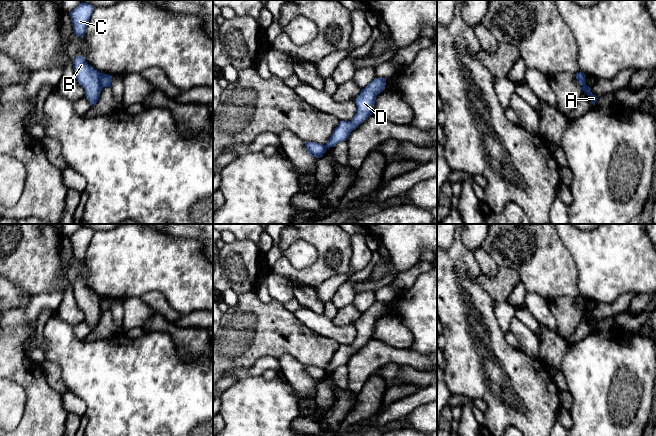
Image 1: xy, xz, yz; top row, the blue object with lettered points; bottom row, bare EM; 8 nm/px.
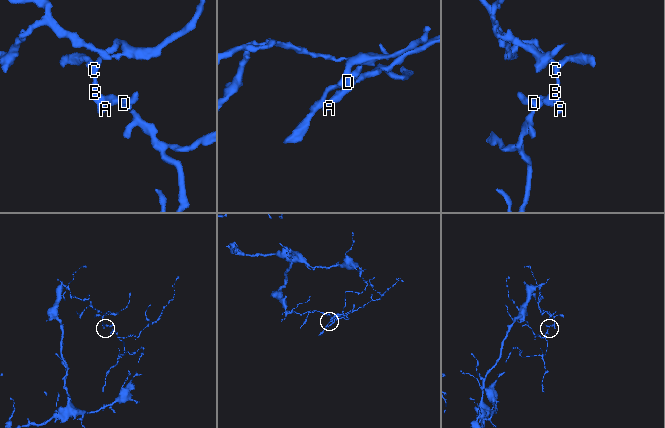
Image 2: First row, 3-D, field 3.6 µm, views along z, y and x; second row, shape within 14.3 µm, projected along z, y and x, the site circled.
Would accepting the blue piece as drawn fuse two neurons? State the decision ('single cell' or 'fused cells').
fused cells

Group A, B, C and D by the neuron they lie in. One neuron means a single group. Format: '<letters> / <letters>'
A B C / D

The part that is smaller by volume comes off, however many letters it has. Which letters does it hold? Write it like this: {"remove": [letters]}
{"remove": ["D"]}

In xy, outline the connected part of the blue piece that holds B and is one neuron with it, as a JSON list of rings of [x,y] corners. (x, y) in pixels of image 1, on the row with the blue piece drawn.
[[[82,55],[76,56],[73,68],[77,82],[84,88],[85,97],[95,105],[103,89],[100,83],[100,72],[89,66]]]

